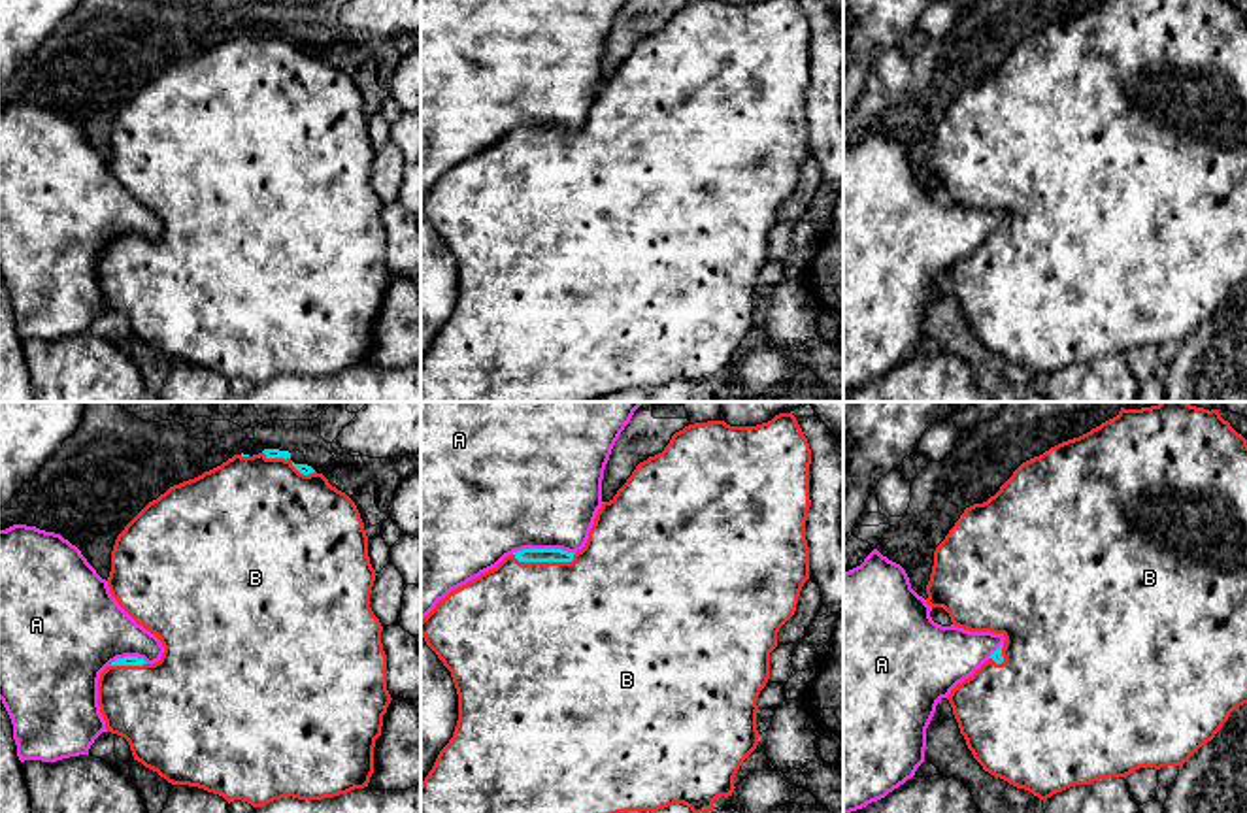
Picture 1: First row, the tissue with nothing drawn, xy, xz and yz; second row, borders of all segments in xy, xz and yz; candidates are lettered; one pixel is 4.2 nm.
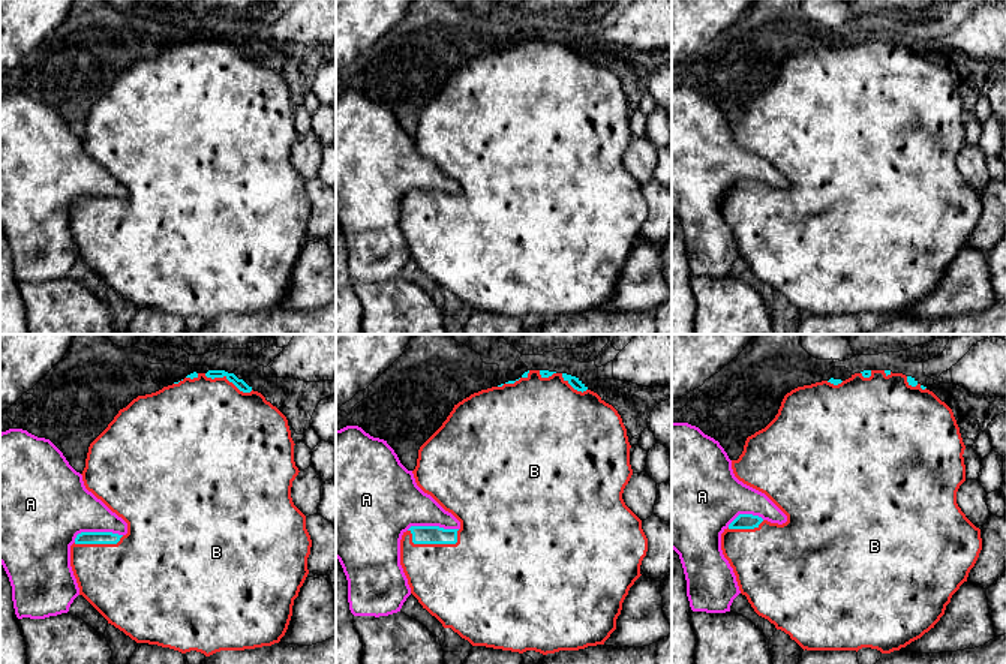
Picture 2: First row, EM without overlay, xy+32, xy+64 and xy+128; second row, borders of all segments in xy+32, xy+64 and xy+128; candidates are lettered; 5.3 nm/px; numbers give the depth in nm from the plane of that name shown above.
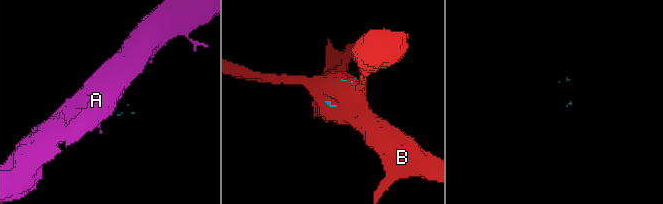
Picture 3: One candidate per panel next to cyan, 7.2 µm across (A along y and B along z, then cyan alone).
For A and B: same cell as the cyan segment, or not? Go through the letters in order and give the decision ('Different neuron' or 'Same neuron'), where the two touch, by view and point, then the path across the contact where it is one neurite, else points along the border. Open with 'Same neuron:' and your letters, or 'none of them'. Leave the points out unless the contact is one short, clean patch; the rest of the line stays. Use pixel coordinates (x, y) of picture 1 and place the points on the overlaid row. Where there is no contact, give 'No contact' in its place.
Same neuron: B
A: Different neuron. Touches cyan at xz (542, 549)
B: Same neuron. Touches cyan at xz (546, 561)

